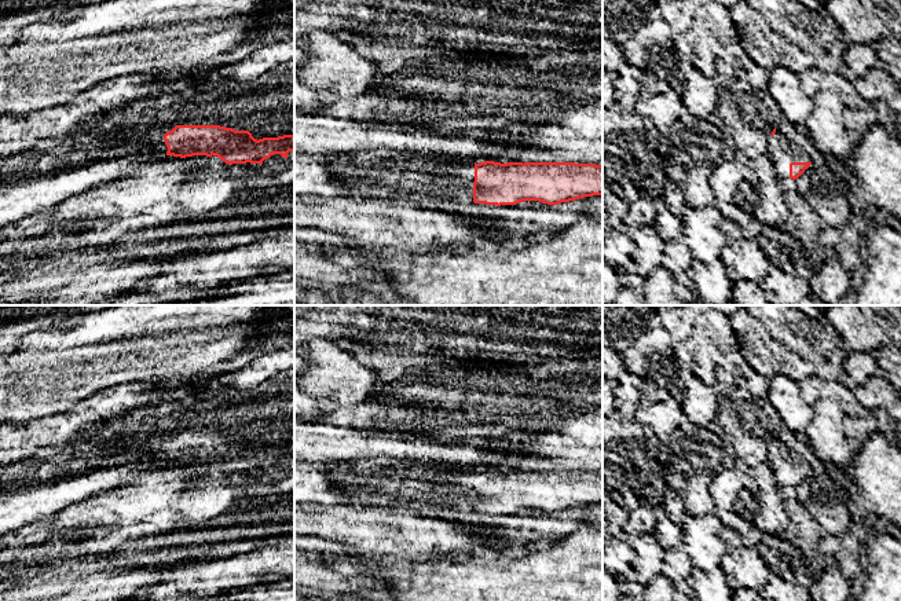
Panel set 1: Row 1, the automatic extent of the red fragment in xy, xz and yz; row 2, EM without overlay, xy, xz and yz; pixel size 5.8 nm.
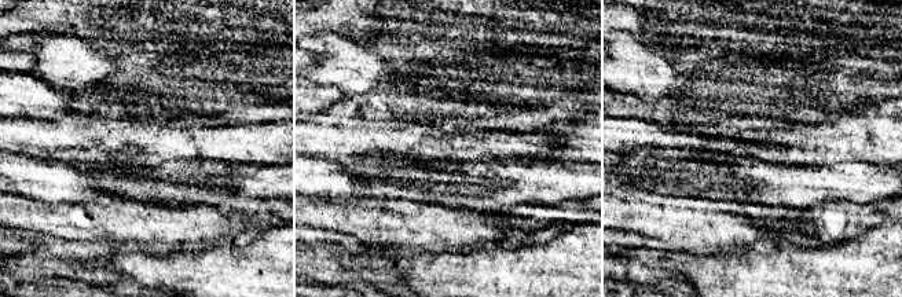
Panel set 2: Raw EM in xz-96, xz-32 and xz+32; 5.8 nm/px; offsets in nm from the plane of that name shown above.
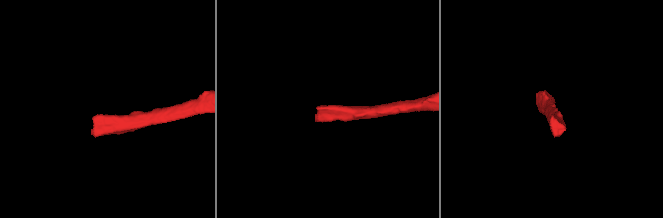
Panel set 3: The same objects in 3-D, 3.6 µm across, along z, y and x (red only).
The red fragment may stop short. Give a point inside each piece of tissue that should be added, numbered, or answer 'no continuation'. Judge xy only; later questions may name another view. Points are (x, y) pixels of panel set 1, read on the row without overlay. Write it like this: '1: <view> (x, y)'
1: xy (36, 488)

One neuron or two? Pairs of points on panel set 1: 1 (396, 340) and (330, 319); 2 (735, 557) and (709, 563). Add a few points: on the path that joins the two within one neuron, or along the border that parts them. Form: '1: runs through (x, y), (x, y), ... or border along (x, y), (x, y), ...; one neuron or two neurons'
1: runs through (380, 323), (376, 319), (347, 319); one neuron
2: border along (724, 557), (720, 565); two neurons

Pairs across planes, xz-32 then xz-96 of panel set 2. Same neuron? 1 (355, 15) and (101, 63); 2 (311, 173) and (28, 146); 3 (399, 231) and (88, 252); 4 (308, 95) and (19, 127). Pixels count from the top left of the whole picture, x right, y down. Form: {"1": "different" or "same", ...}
{"1": "different", "2": "different", "3": "different", "4": "different"}

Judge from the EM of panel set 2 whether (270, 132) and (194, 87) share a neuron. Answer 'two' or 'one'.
two

